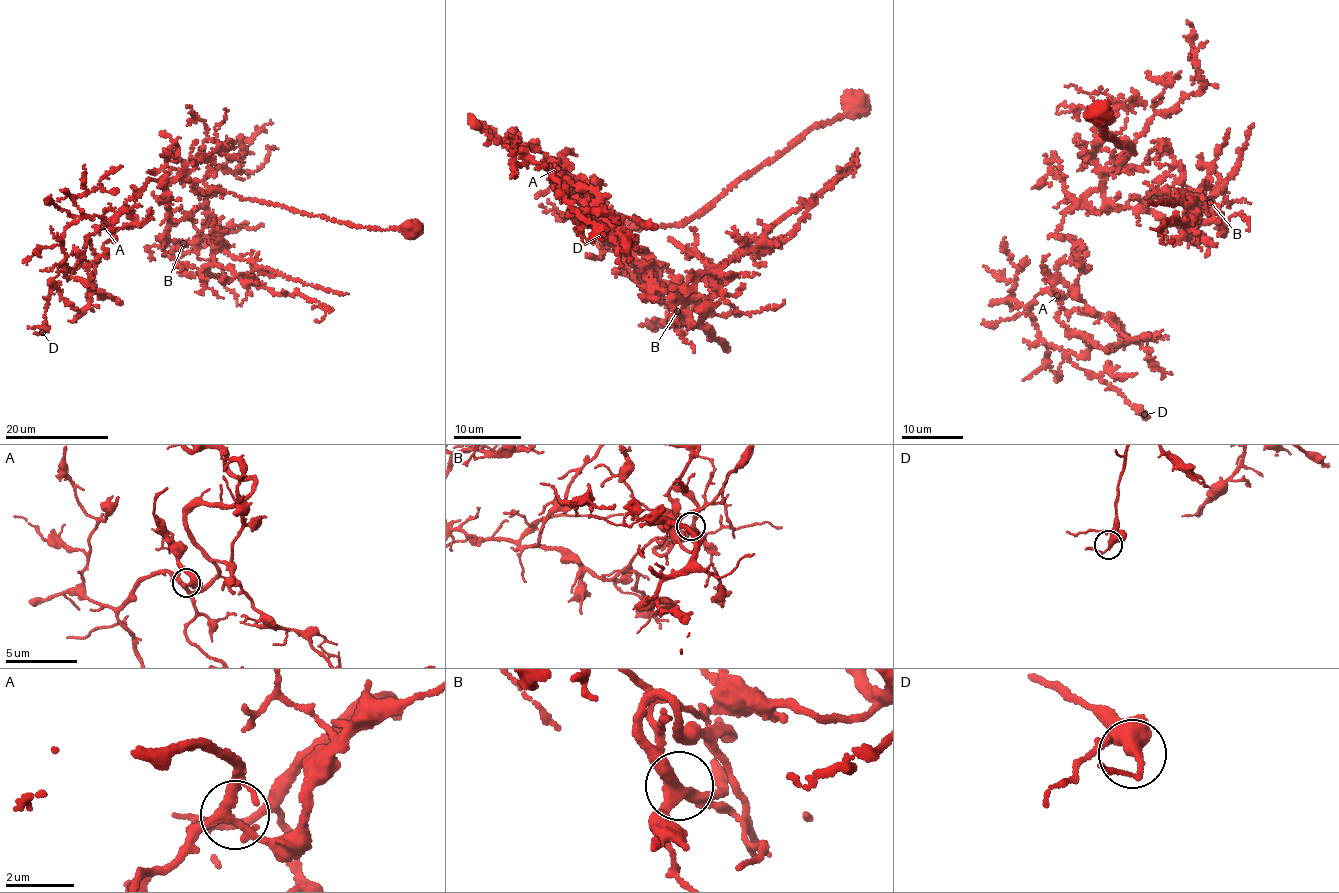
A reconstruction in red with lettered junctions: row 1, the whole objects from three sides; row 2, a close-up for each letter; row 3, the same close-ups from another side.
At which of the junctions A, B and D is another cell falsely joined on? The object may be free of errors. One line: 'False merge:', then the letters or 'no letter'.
False merge: B

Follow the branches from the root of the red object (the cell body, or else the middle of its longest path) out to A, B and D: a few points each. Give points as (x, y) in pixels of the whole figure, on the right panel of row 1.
A: (1101, 111), (1106, 137), (1133, 152), (1068, 209), (1057, 237), (1072, 239), (1086, 257), (1075, 286), (1057, 295)
B: (1101, 111), (1106, 137), (1133, 152), (1106, 174), (1105, 201), (1120, 208), (1152, 212), (1175, 224), (1210, 202)
D: (1101, 111), (1106, 137), (1133, 152), (1058, 231), (1086, 251), (1075, 286), (1027, 307), (1044, 342), (1144, 414)

